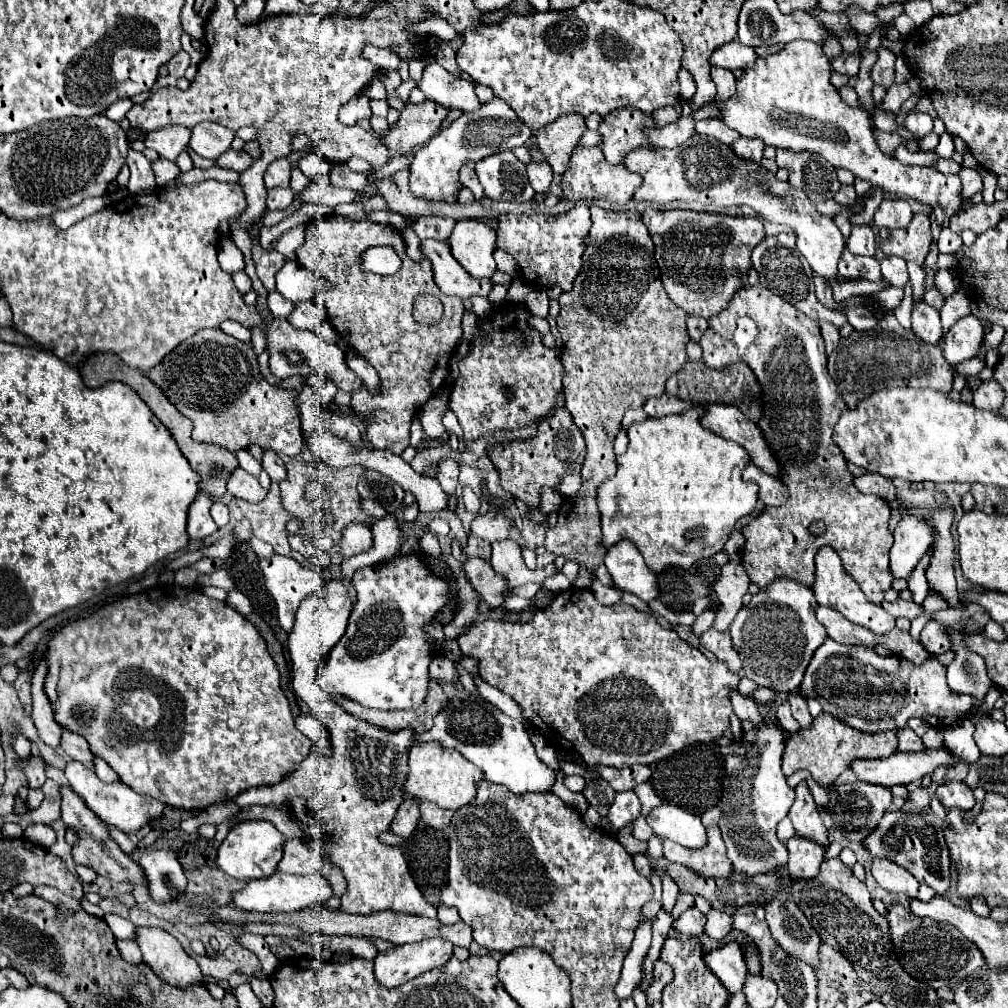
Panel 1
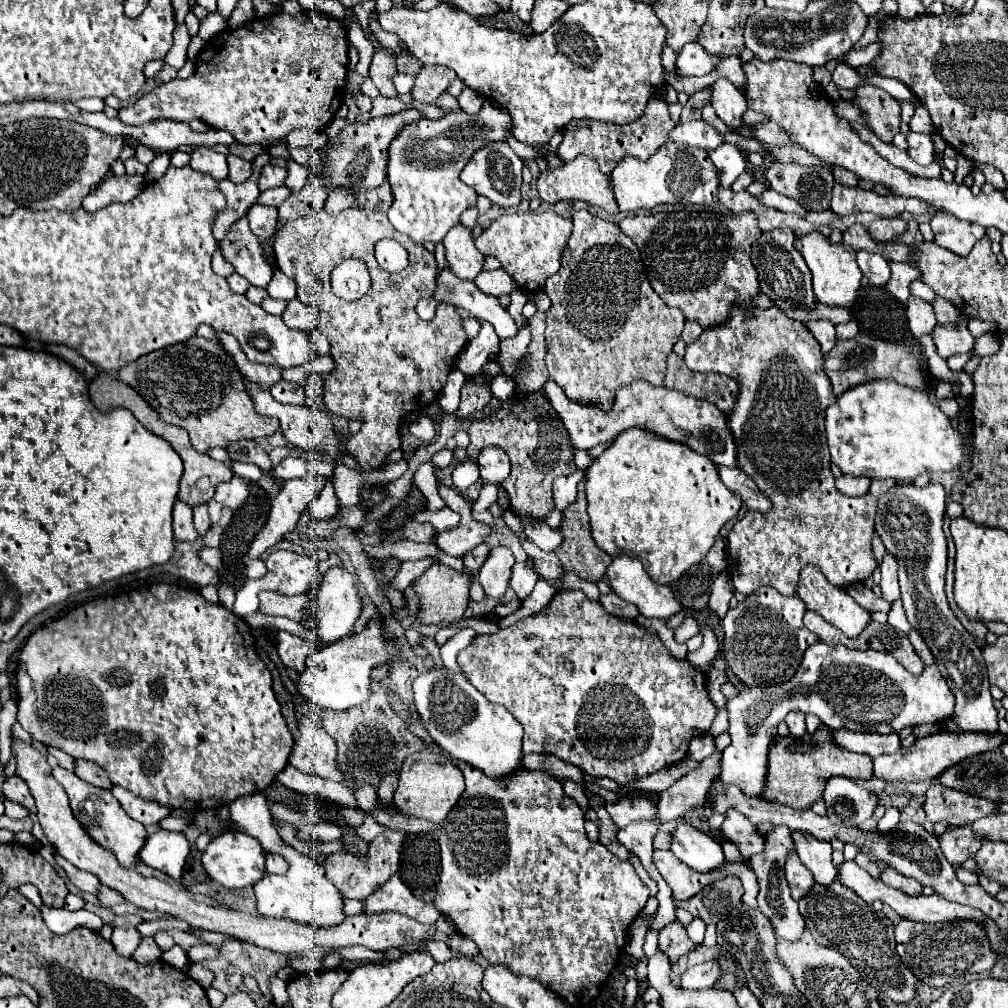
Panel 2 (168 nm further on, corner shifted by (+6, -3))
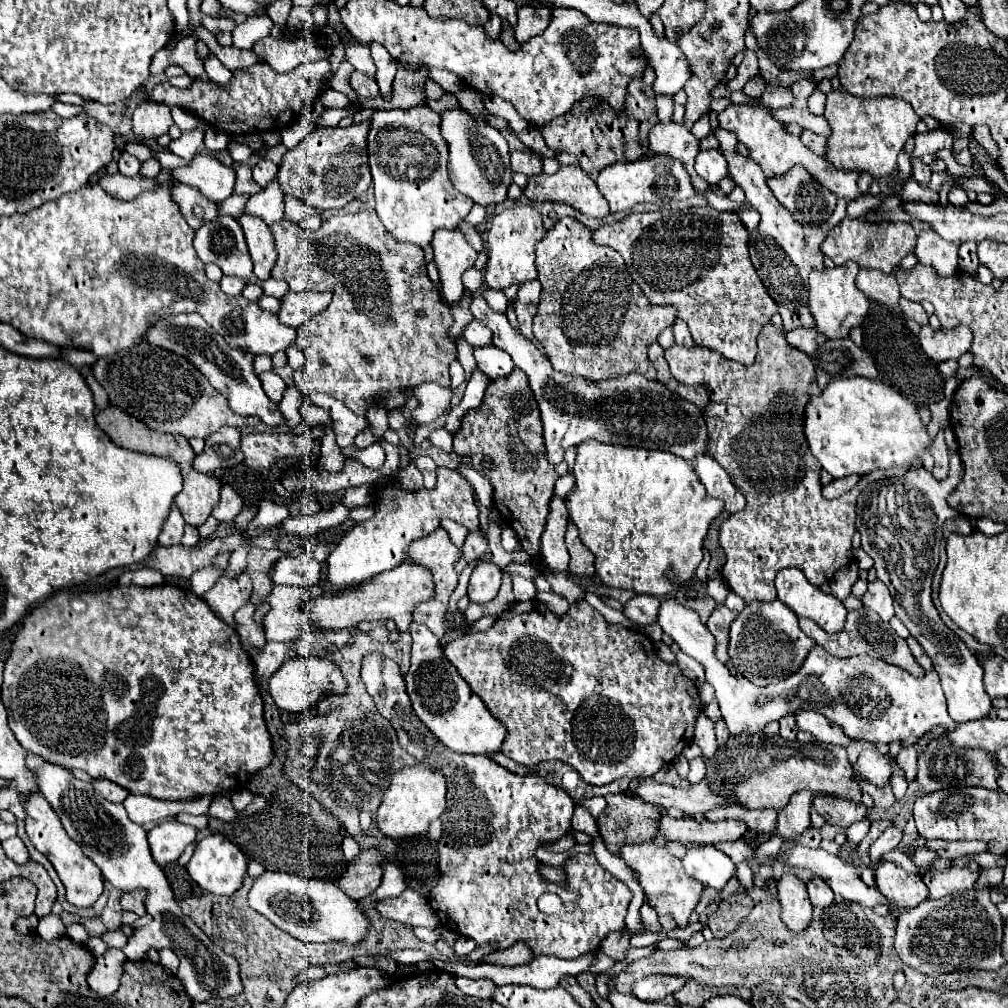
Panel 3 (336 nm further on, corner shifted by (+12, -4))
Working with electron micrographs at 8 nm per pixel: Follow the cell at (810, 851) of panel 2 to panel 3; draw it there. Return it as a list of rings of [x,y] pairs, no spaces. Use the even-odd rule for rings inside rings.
[[[817,875],[811,877],[811,881],[807,881],[807,891],[811,897],[813,907],[827,907],[833,901],[833,891],[829,885],[825,885],[825,881]]]

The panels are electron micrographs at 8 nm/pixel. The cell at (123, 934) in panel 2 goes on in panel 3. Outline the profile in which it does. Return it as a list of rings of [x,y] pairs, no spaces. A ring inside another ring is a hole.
[[[109,947],[95,965],[95,971],[89,973],[87,981],[89,987],[95,989],[101,997],[109,997],[113,991],[119,989],[119,977],[121,977],[121,965],[125,961],[125,953],[121,949]]]

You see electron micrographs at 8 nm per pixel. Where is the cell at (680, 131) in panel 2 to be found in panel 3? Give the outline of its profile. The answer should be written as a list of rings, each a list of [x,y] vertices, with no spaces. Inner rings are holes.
[[[659,123],[649,131],[649,147],[653,153],[679,159],[691,175],[697,193],[706,191],[708,183],[694,169],[695,157],[699,153],[699,139],[689,129],[675,123]]]

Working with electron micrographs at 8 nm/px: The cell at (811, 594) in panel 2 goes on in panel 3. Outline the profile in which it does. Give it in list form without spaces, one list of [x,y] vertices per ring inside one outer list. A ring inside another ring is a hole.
[[[797,567],[781,569],[775,577],[777,597],[797,613],[797,617],[813,619],[821,629],[829,633],[839,633],[847,621],[847,609],[843,603],[825,595],[819,587],[811,585],[807,577]]]

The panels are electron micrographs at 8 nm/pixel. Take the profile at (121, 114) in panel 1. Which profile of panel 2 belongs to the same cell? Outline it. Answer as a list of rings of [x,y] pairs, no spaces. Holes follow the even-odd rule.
[[[83,98],[83,100],[73,100],[71,104],[75,104],[79,110],[85,110],[85,112],[103,112],[103,100],[99,98]]]

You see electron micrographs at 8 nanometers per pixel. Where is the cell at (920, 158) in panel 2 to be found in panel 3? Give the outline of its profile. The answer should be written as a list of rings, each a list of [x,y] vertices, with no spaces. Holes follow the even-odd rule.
[[[913,159],[913,177],[917,179],[917,183],[929,183],[929,179],[931,179],[931,167],[929,165],[925,165],[921,159]]]

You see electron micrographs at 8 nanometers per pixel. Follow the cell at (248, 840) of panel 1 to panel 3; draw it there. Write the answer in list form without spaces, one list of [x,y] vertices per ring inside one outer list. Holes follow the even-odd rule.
[[[213,833],[197,843],[197,849],[195,849],[191,861],[187,863],[187,871],[189,871],[191,879],[203,891],[209,891],[215,895],[233,895],[241,887],[243,877],[247,875],[247,857],[225,835]]]

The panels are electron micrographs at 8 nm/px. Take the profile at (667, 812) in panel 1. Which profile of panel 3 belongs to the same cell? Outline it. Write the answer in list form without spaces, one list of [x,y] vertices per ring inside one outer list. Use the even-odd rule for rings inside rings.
[[[691,845],[681,859],[683,869],[689,877],[701,881],[705,887],[723,889],[735,871],[735,863],[723,851],[713,849],[715,845]]]

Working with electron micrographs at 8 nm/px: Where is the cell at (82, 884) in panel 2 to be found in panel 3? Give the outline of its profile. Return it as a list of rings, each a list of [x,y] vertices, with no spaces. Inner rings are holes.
[[[41,793],[29,795],[23,801],[23,805],[27,809],[27,819],[25,819],[27,835],[29,835],[31,843],[35,845],[35,849],[39,853],[43,853],[51,861],[51,865],[55,867],[59,879],[63,881],[63,885],[67,889],[67,901],[77,907],[91,907],[99,899],[99,895],[103,893],[101,869],[97,869],[97,865],[93,865],[93,861],[89,861],[81,853],[81,847],[67,837],[65,829],[61,829],[61,821],[57,821],[57,815],[53,813],[53,809],[49,807],[49,803],[45,801],[45,797]]]

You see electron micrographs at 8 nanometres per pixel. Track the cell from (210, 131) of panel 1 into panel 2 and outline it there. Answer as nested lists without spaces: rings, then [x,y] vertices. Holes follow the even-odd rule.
[[[199,146],[199,148],[193,150],[193,154],[191,154],[191,168],[195,172],[211,176],[213,180],[223,180],[229,174],[227,156],[219,154],[219,152],[213,152],[213,150],[205,148],[205,146]]]

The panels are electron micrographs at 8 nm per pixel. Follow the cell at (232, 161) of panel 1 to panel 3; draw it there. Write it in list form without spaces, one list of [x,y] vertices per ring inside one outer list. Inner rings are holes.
[[[235,163],[233,165],[235,169],[235,175],[237,175],[237,181],[235,181],[235,193],[241,195],[241,193],[249,193],[249,195],[255,195],[261,191],[261,187],[253,181],[251,177],[251,167],[249,165],[239,165]]]

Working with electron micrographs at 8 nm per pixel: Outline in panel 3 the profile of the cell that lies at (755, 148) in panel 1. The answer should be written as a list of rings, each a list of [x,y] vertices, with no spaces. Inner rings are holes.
[[[719,149],[701,151],[695,161],[695,171],[699,177],[703,177],[709,185],[717,185],[723,177],[729,175],[727,161]]]

